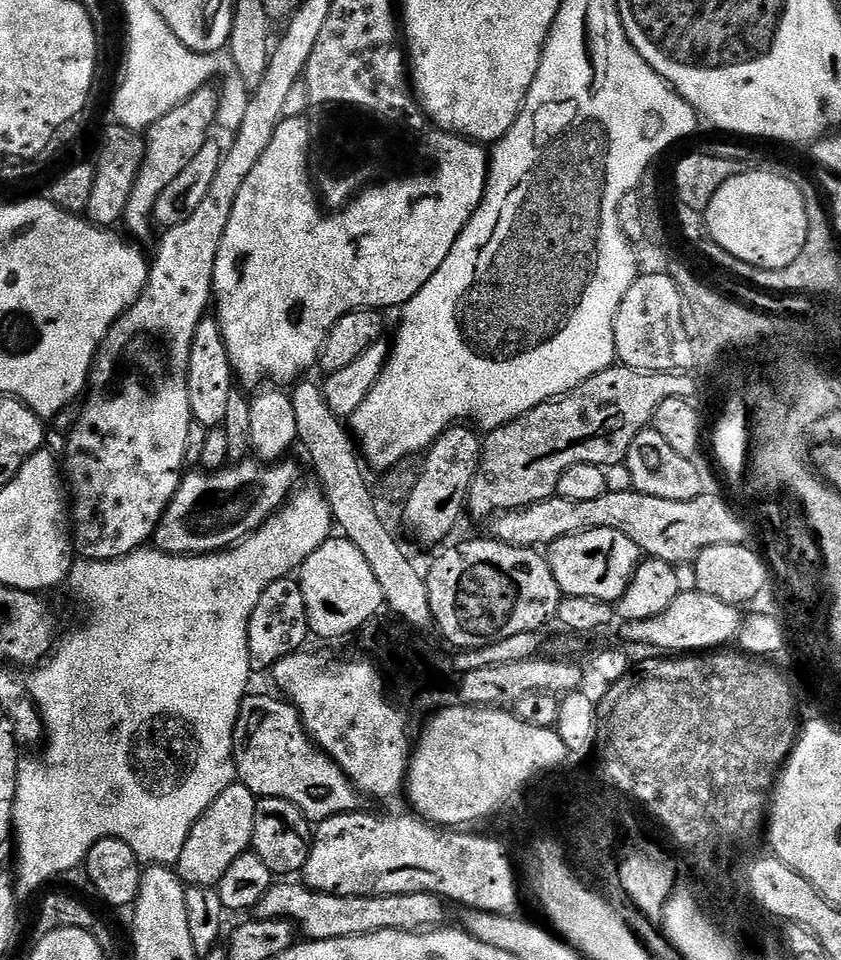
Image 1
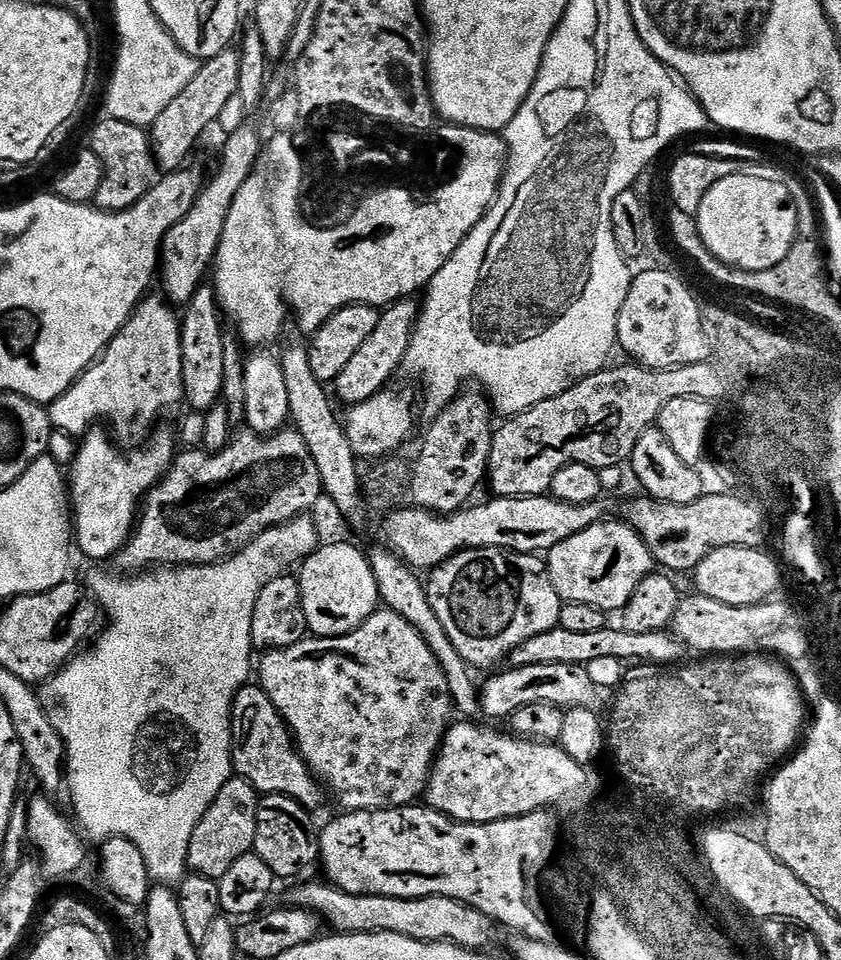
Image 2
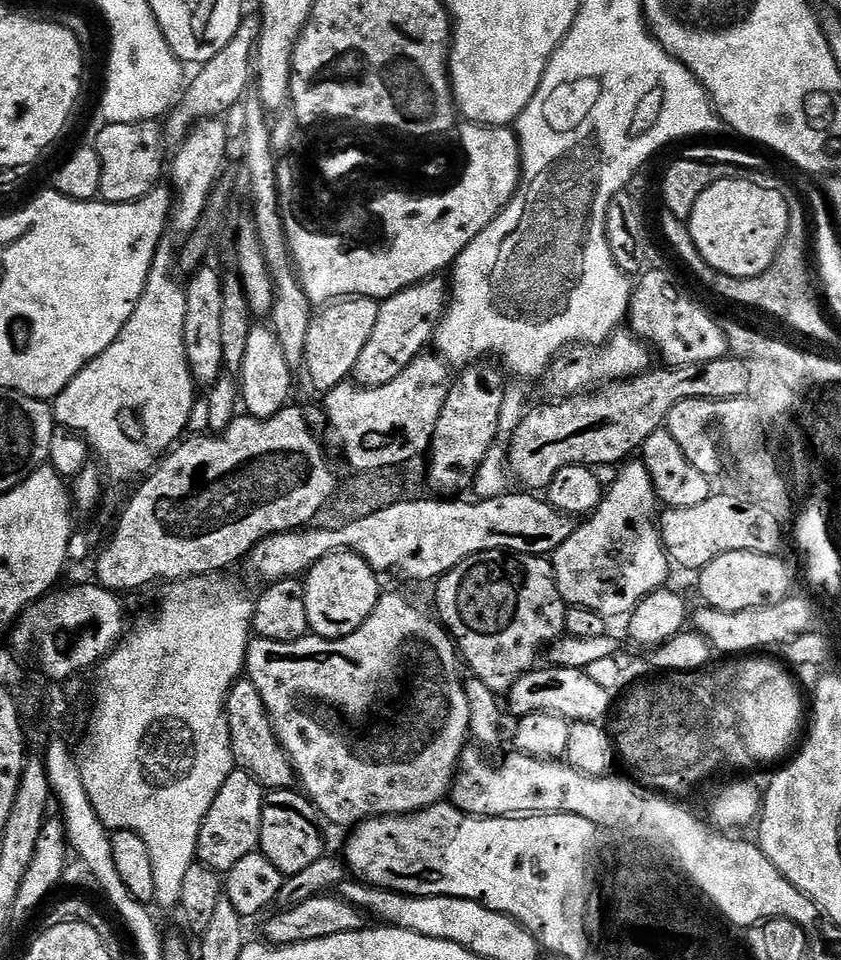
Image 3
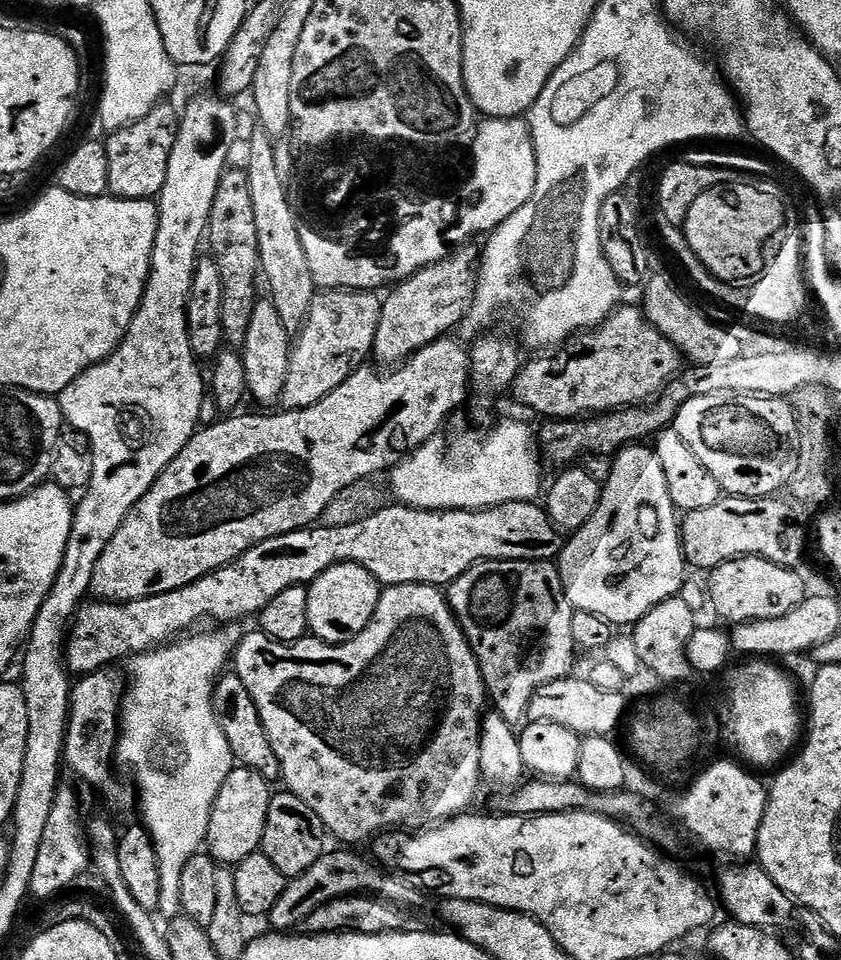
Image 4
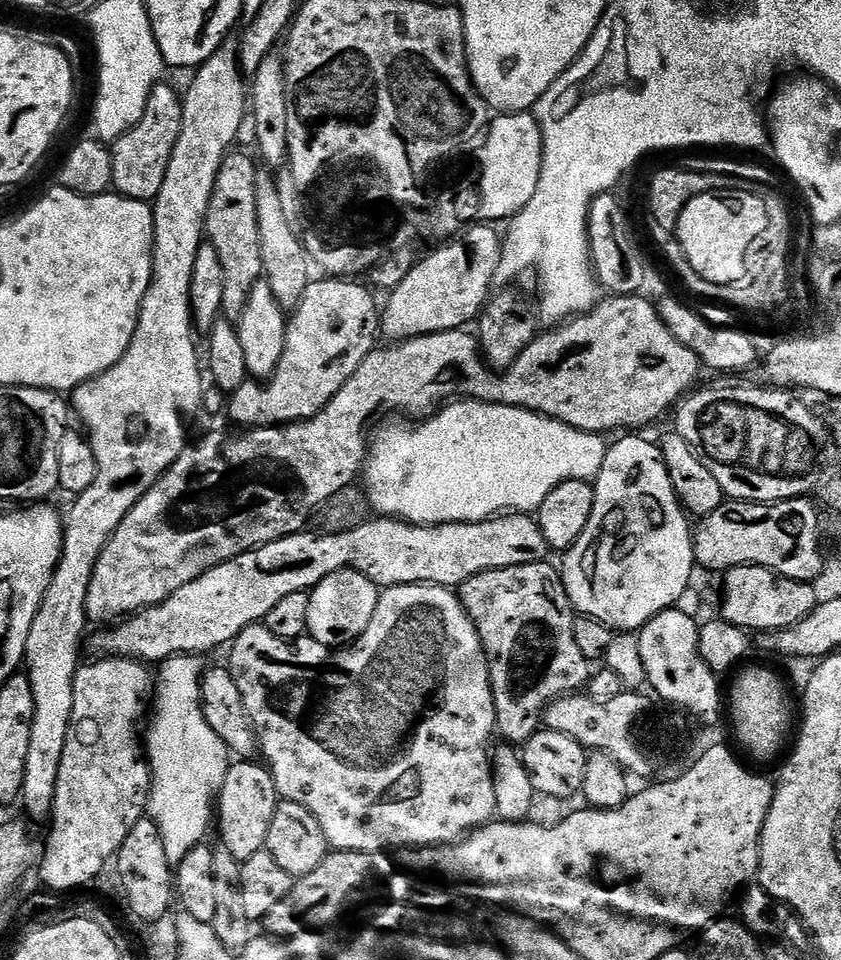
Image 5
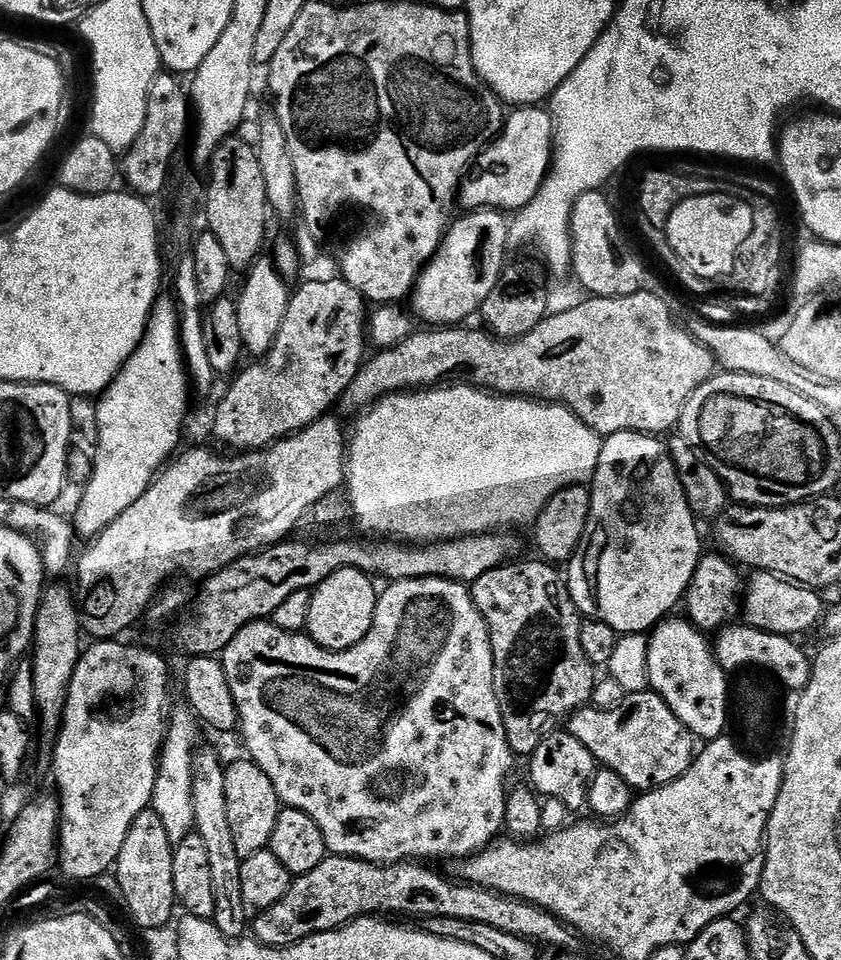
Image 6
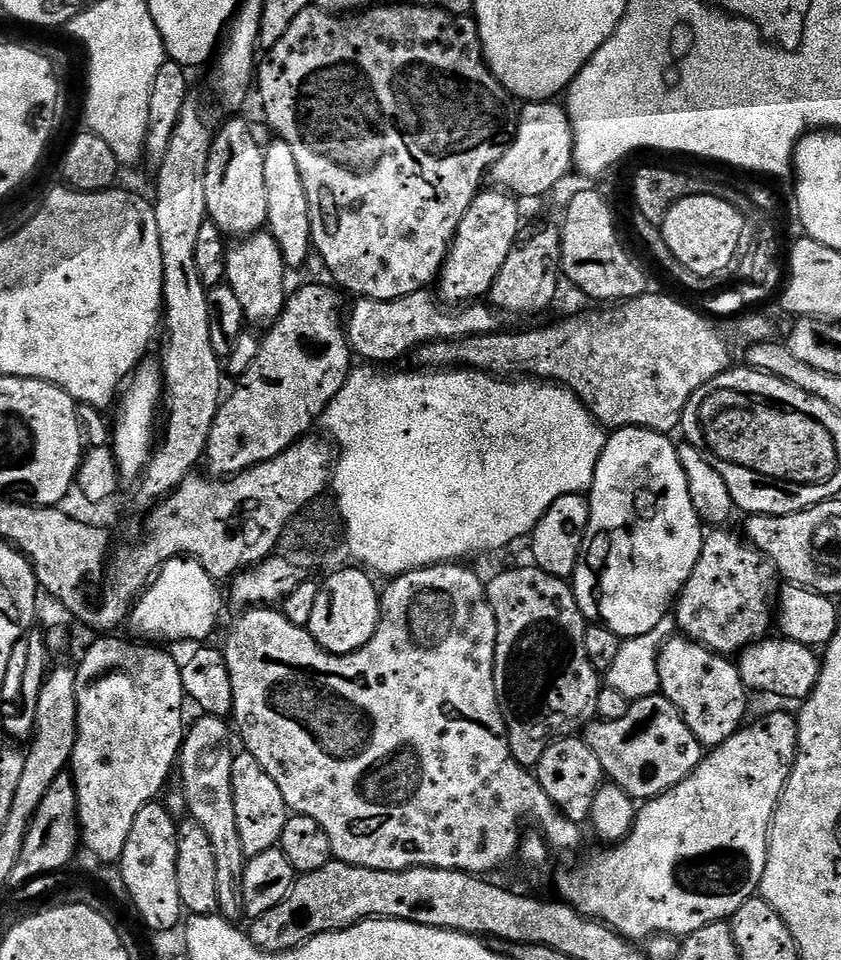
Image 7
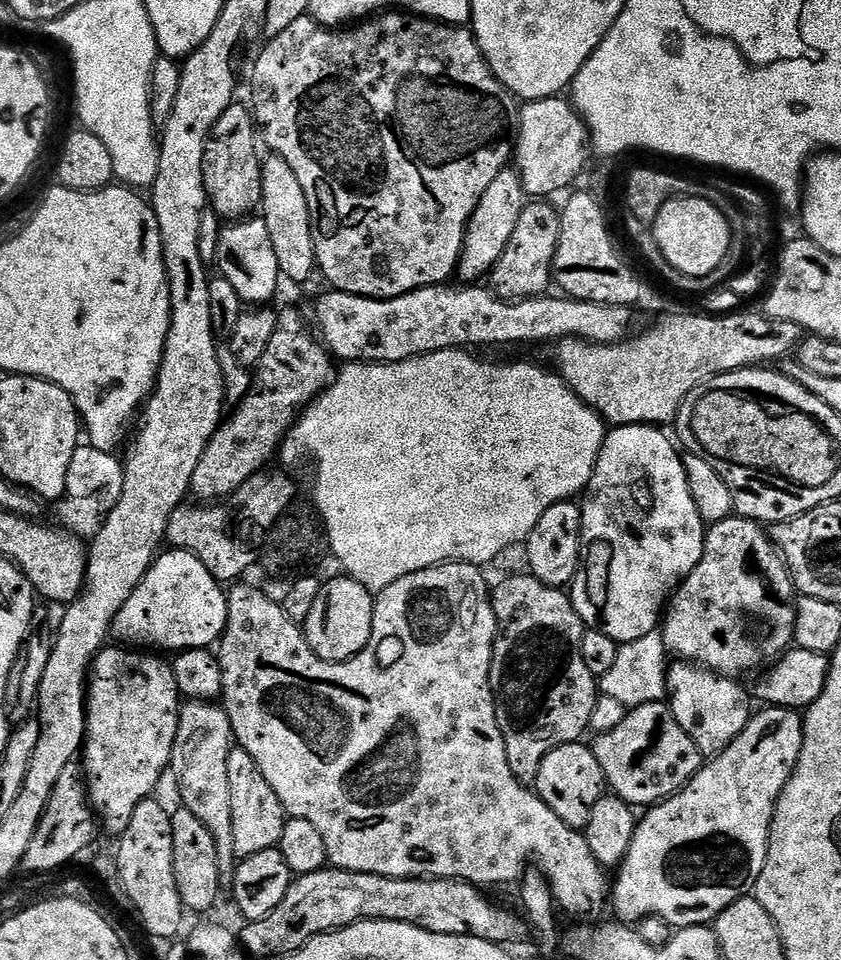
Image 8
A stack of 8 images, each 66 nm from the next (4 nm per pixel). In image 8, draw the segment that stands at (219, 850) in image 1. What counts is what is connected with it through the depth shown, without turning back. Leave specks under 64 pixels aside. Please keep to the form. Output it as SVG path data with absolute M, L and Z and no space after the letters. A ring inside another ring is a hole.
M239 746L233 747L230 754L230 794L234 806L234 842L237 857L243 858L262 854L262 850L270 850L279 845L286 813L282 802L278 802L278 794L270 790L270 782L262 778L262 770L258 770L258 762L246 754Z

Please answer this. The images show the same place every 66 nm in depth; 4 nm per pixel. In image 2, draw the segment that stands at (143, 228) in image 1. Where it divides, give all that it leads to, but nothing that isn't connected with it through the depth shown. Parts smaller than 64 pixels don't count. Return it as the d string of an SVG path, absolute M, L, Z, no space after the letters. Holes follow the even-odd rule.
M229 50L218 54L214 58L203 61L197 67L194 78L158 114L155 124L151 125L152 151L156 153L156 163L165 173L177 171L189 163L188 155L196 148L196 143L204 136L204 131L215 122L219 116L223 117L228 110L228 103L238 95L240 81L239 51Z

